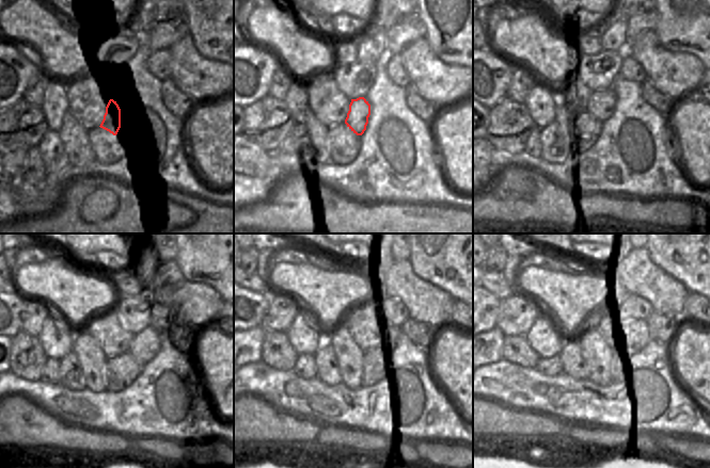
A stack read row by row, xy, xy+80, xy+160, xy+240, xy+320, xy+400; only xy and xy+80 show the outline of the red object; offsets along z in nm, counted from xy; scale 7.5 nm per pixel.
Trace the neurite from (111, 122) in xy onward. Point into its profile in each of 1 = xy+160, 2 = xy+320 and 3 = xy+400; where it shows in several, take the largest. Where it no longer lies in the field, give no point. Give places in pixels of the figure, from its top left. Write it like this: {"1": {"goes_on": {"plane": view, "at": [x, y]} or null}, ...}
{"1": {"goes_on": {"plane": "xy+160", "at": [603, 103]}}, "2": {"goes_on": {"plane": "xy+320", "at": [393, 338]}}, "3": {"goes_on": {"plane": "xy+400", "at": [634, 335]}}}

